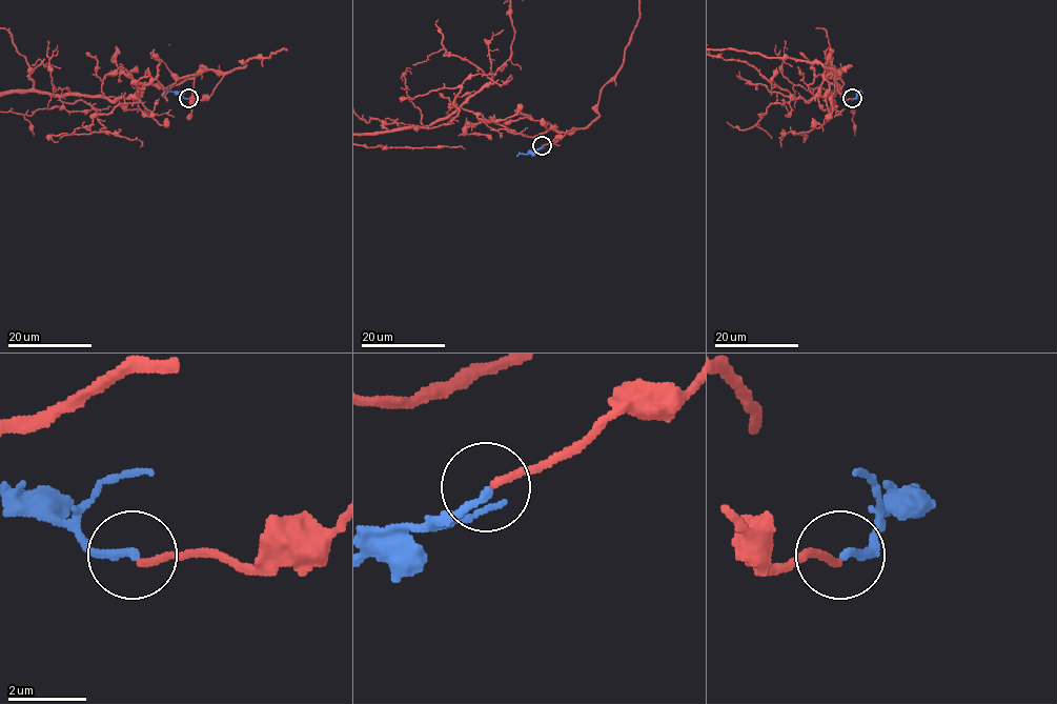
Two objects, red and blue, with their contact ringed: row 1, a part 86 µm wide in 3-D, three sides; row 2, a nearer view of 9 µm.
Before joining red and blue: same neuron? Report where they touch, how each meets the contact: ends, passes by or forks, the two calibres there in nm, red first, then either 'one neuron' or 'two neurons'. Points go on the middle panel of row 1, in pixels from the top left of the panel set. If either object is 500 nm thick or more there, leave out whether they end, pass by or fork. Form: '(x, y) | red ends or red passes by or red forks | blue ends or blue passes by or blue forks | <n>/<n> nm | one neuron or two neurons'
(542, 145) | red ends | blue ends | 170/200 nm | two neurons

